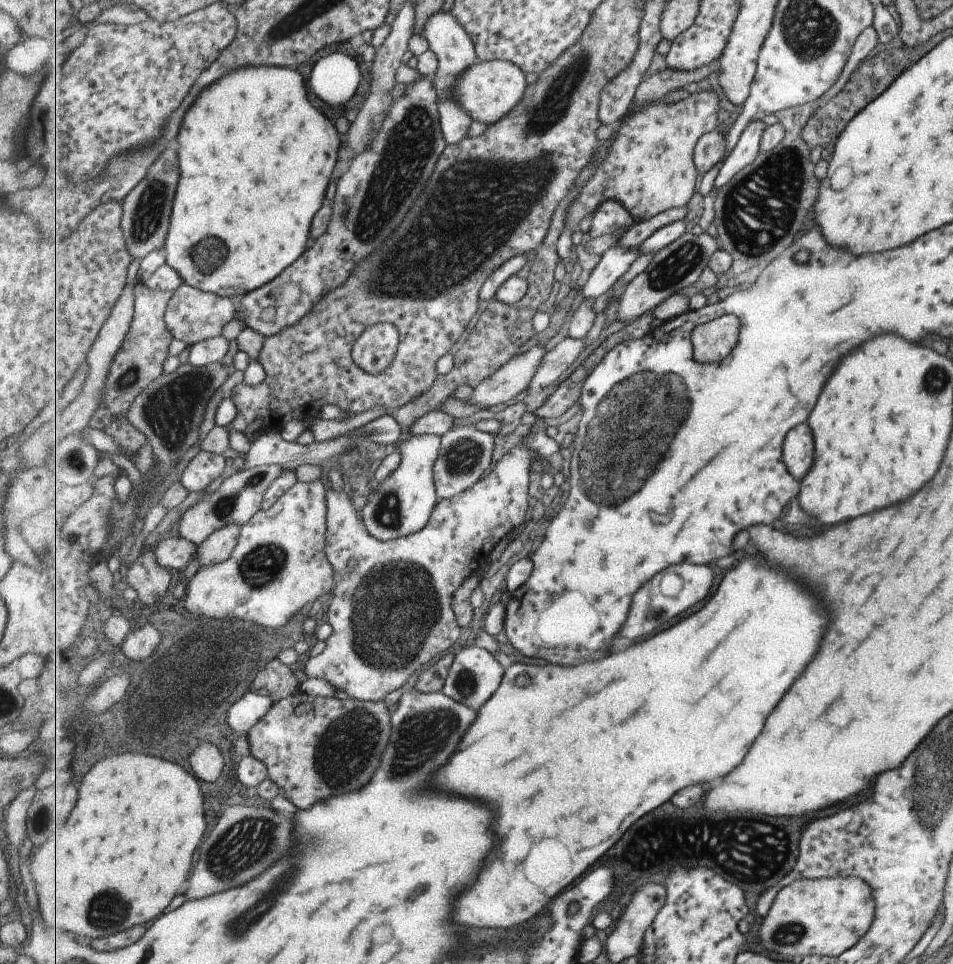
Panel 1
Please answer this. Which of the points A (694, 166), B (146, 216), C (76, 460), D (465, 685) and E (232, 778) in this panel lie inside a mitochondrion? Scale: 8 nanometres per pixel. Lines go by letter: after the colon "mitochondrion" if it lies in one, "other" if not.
A: other
B: mitochondrion
C: mitochondrion
D: mitochondrion
E: other

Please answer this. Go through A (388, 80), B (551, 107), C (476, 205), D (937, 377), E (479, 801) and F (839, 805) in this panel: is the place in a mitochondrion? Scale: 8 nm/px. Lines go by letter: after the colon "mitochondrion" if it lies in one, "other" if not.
A: other
B: mitochondrion
C: mitochondrion
D: mitochondrion
E: other
F: other

